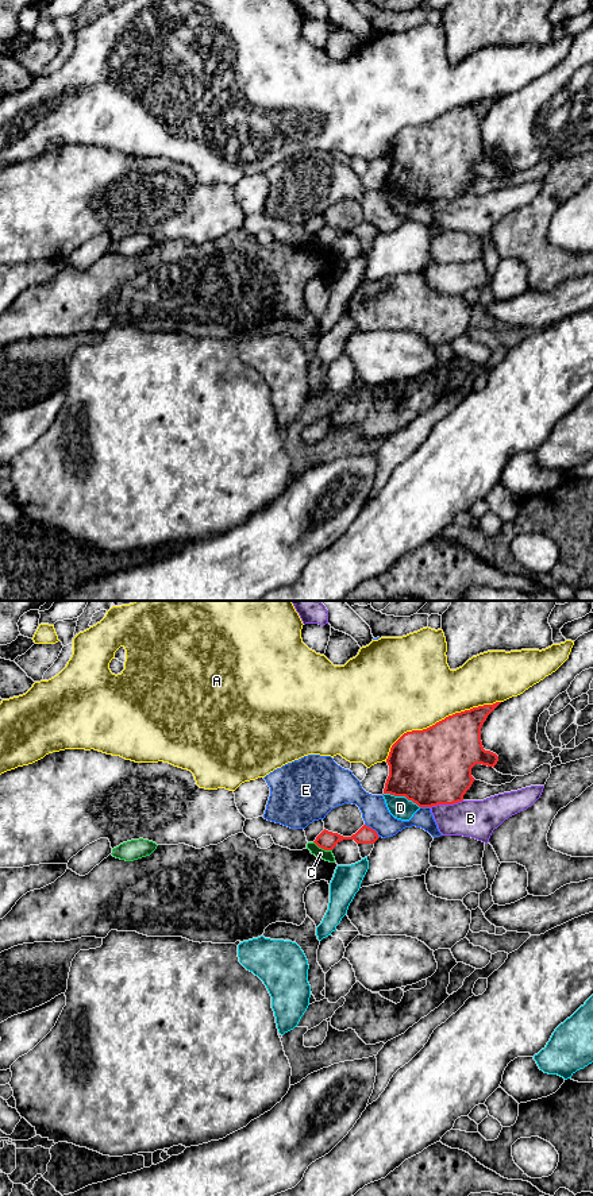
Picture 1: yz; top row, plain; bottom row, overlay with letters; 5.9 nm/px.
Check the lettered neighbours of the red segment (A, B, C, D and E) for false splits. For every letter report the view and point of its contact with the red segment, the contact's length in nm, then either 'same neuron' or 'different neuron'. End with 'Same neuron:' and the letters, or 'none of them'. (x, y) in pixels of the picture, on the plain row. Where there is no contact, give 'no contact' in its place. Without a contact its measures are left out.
A: yz (439, 116) | 750 nm | different neuron
B: yz (446, 199) | 200 nm | different neuron
C: yz (323, 243) | 130 nm | different neuron
D: yz (401, 191) | 240 nm | different neuron
E: yz (372, 224) | 120 nm | different neuron
Same neuron: none of them

